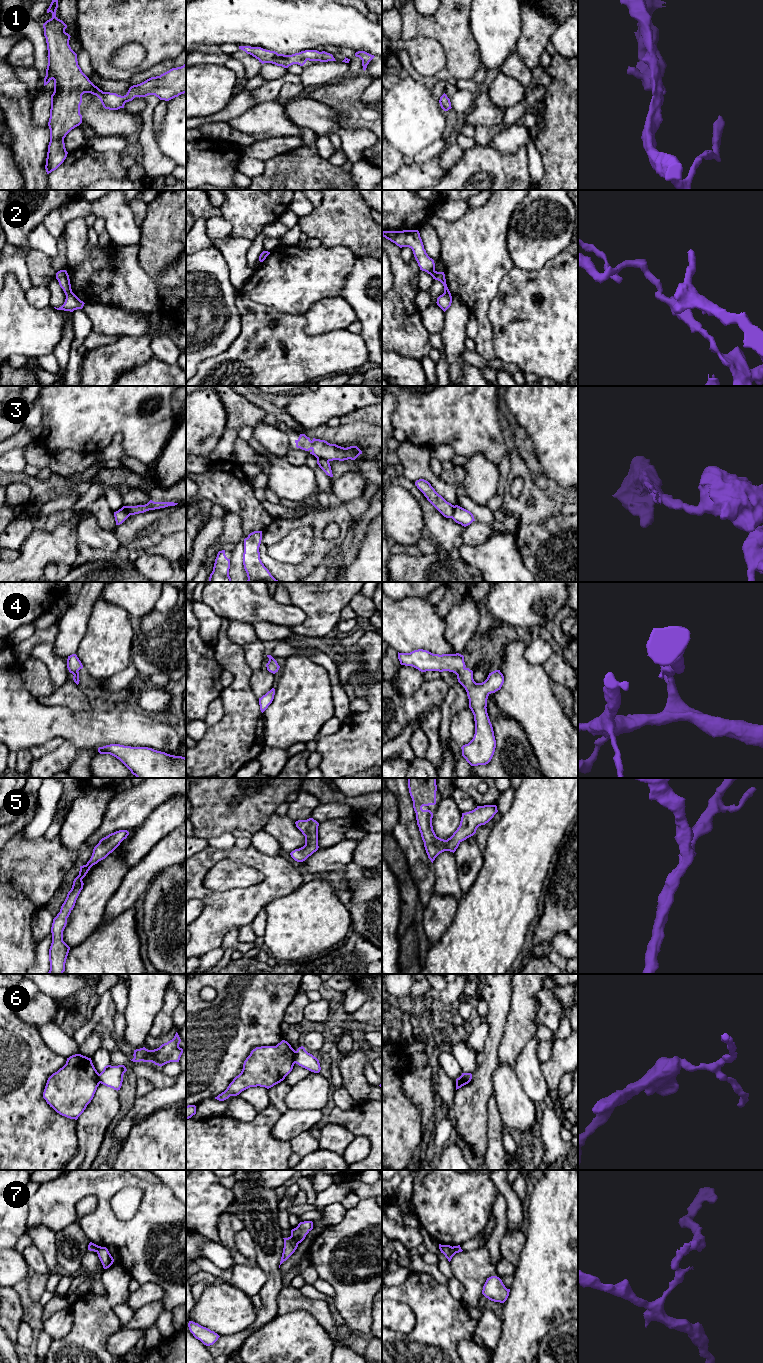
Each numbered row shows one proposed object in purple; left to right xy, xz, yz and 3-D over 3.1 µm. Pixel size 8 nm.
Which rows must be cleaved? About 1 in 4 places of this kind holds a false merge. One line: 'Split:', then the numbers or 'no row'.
Split: 2, 3, 6, 7

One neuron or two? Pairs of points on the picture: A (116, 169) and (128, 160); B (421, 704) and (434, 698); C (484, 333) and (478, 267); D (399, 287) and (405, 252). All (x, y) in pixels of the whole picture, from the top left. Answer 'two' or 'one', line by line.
A: two
B: one
C: one
D: two

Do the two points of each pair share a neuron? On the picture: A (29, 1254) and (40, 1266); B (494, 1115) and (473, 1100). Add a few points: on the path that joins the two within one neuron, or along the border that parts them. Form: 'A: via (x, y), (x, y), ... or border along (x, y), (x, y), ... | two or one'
A: via (32, 1257), (37, 1263) | one
B: border along (492, 1093), (487, 1104), (487, 1134) | two

